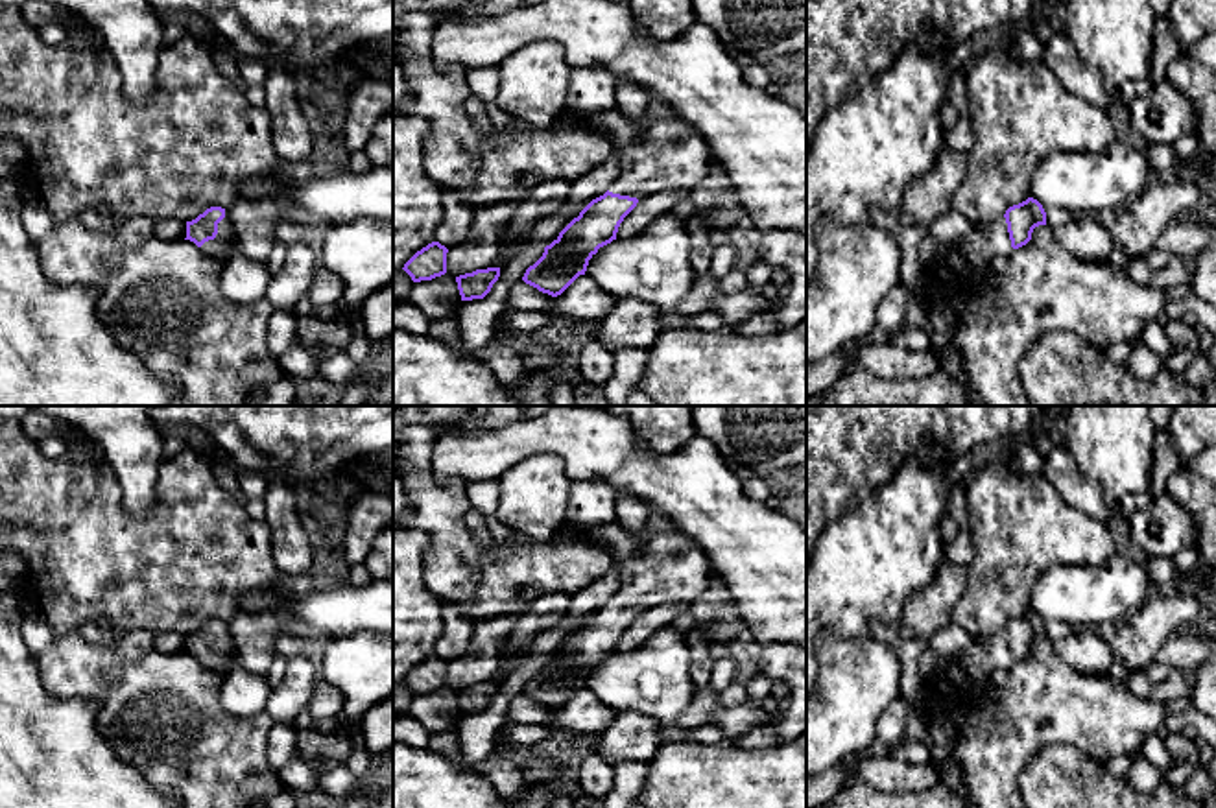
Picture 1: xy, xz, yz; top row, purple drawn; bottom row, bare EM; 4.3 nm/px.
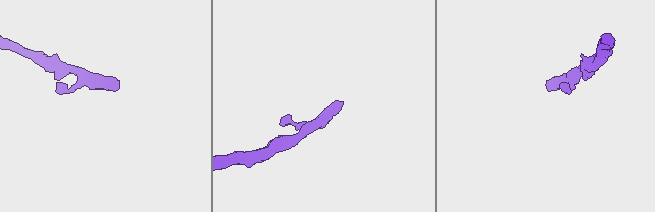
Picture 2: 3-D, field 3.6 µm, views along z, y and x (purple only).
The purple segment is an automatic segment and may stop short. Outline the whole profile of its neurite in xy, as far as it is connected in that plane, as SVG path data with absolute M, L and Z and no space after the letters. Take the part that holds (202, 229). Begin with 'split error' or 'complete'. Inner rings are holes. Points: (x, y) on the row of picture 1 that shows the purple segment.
split error; M210 207L196 220L186 221L185 240L194 242L201 251L227 258L234 256L236 240L225 208L221 207Z

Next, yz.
split error; M1028 197L1009 207L1000 220L974 223L972 231L954 244L923 238L919 256L923 266L937 262L956 275L967 273L972 280L987 279L991 262L1026 245L1039 225L1046 225L1046 212L1037 199Z

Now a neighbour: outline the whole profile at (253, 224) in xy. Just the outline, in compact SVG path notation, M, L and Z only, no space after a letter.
M238 197L225 210L236 240L234 255L266 260L279 223L280 203L269 197L258 201Z

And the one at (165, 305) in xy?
M79 220L55 225L35 247L48 279L98 290L100 321L124 349L177 386L177 406L244 406L253 389L284 376L266 347L271 303L262 297L236 304L221 293L227 256L203 251L190 240L155 242L137 251L122 245L114 229L90 231Z

